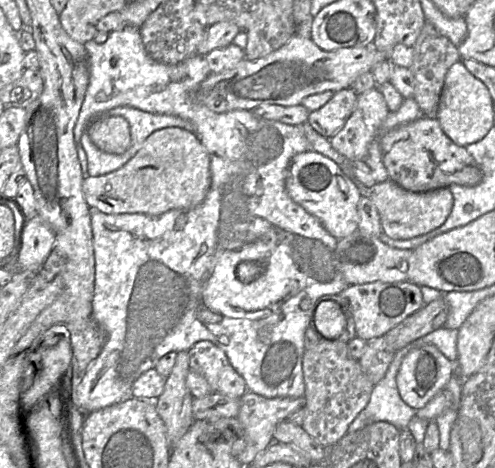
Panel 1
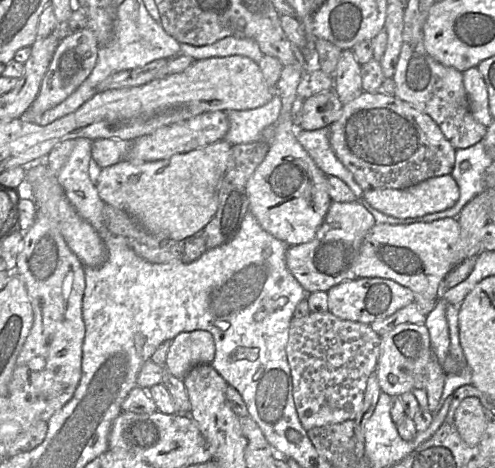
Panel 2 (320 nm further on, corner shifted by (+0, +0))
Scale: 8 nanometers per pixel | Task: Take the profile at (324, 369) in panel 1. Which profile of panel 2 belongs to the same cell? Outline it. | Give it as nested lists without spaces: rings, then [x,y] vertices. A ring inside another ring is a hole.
[[[330,311],[293,317],[286,345],[292,394],[306,431],[353,420],[361,411],[368,378],[376,371],[381,337],[370,325],[342,320]]]

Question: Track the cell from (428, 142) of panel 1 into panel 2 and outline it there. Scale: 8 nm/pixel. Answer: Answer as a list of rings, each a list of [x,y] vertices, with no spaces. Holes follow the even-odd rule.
[[[361,92],[343,104],[340,117],[329,128],[336,157],[364,191],[404,189],[453,171],[456,150],[437,124],[394,95]]]

